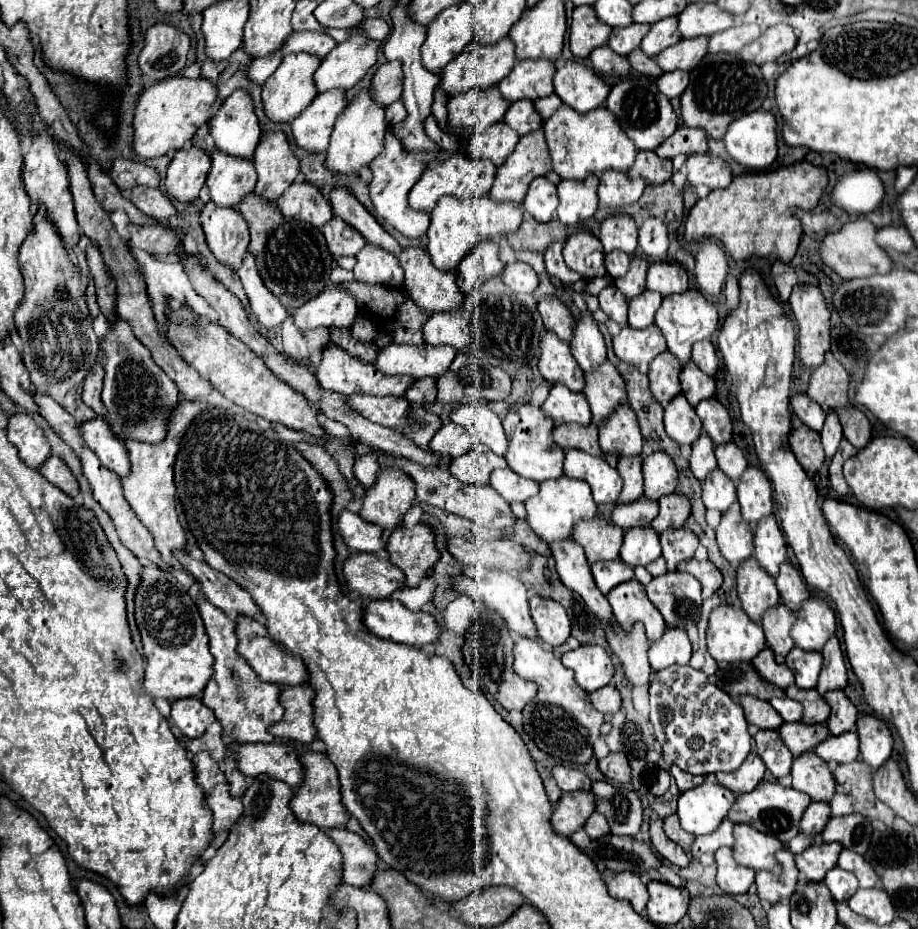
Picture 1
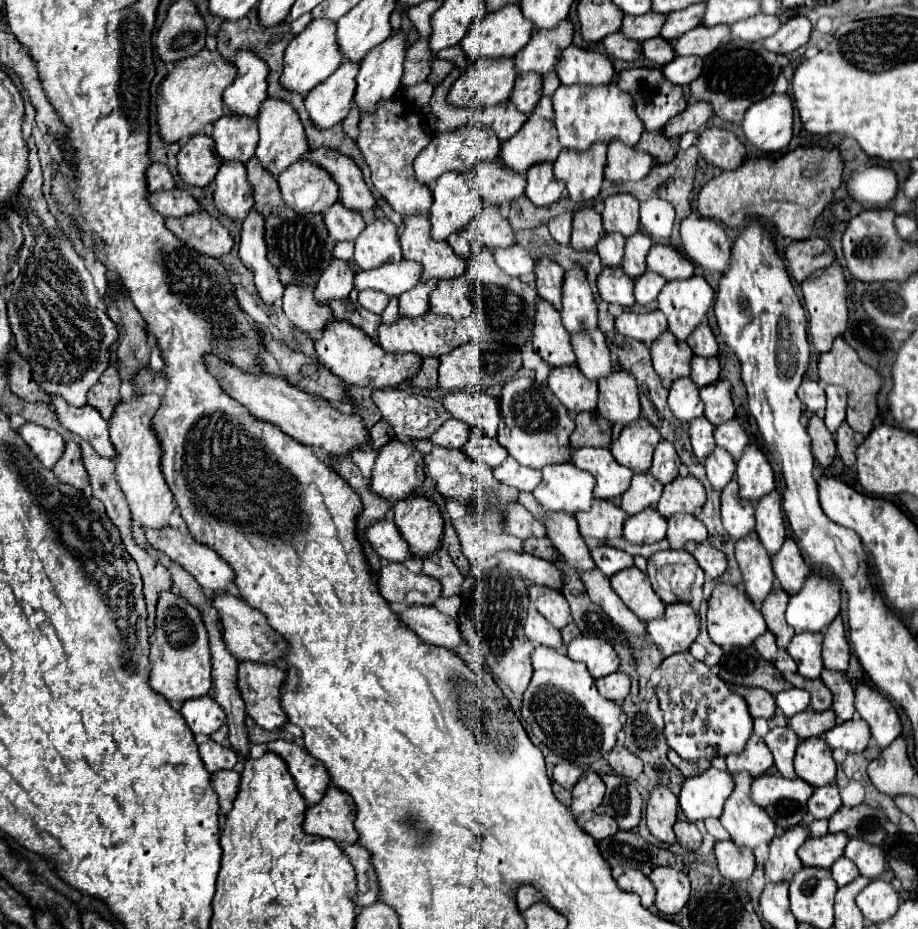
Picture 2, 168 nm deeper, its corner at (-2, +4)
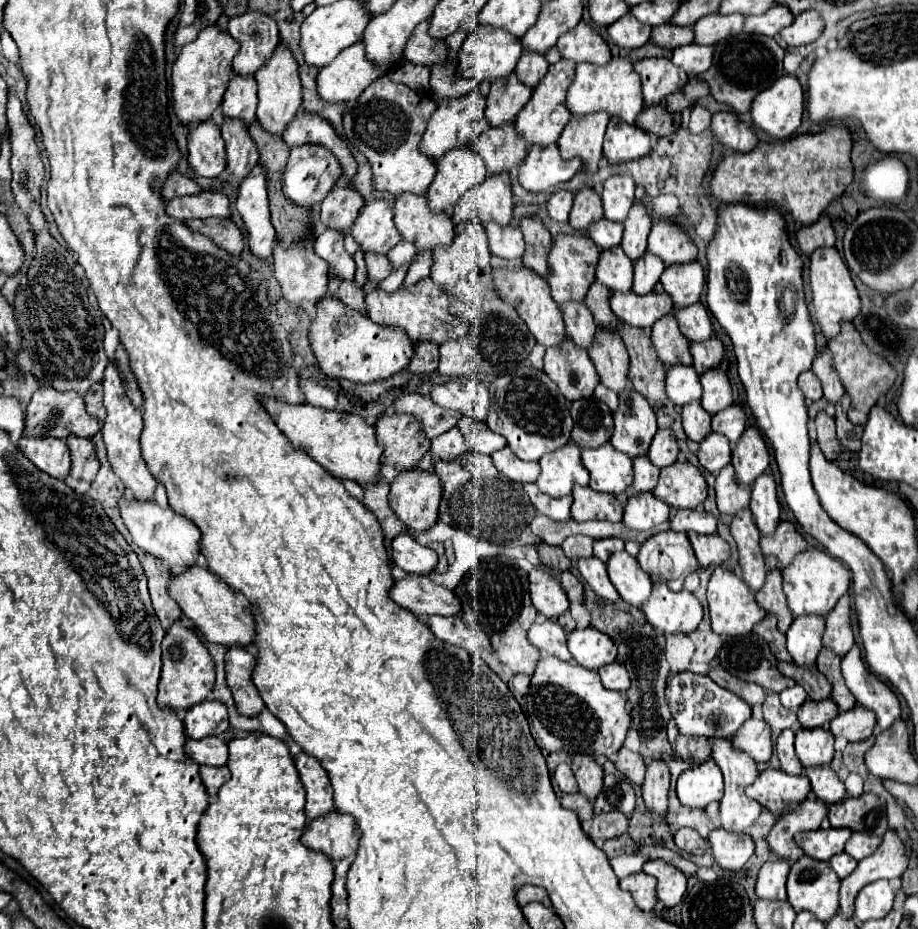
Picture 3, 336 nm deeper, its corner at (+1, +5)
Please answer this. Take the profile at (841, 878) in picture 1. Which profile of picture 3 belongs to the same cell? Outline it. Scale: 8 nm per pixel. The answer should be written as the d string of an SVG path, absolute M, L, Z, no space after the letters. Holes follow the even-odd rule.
M841 852L841 854L833 856L833 858L829 860L829 864L831 864L831 868L835 870L835 874L837 874L839 878L847 878L847 876L849 876L849 874L855 870L857 860L853 860L849 854Z

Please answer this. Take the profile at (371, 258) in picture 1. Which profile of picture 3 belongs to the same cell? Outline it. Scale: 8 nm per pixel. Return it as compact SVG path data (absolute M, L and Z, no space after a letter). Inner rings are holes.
M387 200L367 202L361 210L361 216L353 224L351 234L363 254L387 254L401 240L401 234L393 224L393 210Z

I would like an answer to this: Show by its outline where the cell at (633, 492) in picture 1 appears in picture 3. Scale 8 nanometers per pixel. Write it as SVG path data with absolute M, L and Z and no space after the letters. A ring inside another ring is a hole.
M627 388L619 394L619 410L613 414L613 420L615 420L615 430L611 436L613 448L617 452L627 454L629 458L645 456L657 432L655 414L649 402L633 388Z

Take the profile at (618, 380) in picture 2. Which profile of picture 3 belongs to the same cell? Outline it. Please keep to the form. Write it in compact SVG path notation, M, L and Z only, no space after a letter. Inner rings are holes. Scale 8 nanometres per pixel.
M599 328L595 342L589 348L589 358L595 364L603 386L617 394L625 390L629 374L629 356L623 340L617 334Z

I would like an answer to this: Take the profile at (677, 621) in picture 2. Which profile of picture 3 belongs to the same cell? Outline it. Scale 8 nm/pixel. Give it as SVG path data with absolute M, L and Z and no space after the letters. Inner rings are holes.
M653 584L653 594L643 606L647 622L663 634L691 634L703 618L699 600L687 592L671 592L665 584Z

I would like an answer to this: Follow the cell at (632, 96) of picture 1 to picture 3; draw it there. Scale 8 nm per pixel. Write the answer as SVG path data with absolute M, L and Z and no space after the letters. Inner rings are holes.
M645 58L635 62L635 72L641 76L645 106L659 106L669 94L681 90L689 76L671 64L667 58Z

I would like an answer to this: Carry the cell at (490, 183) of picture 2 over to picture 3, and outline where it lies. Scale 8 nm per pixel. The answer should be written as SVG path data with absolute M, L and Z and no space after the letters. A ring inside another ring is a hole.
M505 124L477 136L475 150L487 166L487 176L497 176L503 172L513 174L513 170L517 170L523 162L527 146L521 138L517 138L513 128L515 124Z

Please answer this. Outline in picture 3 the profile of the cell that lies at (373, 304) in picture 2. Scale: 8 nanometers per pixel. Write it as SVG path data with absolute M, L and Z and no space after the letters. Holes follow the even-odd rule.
M367 254L365 262L367 262L367 270L369 270L369 282L363 286L363 292L367 296L375 288L379 288L379 282L383 278L387 278L391 274L391 264L389 264L387 256L377 256L377 254L373 254L373 256Z

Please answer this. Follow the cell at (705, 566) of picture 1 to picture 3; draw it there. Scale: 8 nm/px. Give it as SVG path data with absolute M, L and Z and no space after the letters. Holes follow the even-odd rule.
M689 532L689 542L695 550L695 556L699 560L699 566L701 568L707 568L711 564L723 564L731 558L731 552L729 552L729 544L719 538L717 534L711 534L711 536L703 536L703 534L693 534Z

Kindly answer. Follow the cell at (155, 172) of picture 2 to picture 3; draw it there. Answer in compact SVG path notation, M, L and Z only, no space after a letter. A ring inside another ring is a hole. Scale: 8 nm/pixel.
M171 172L161 186L163 200L171 200L177 196L185 196L185 194L197 194L197 192L201 192L201 188L191 178L187 178L179 172Z

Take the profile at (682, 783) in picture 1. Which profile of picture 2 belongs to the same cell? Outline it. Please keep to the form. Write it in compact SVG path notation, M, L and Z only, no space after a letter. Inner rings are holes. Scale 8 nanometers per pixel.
M674 749L668 751L668 759L686 775L686 777L694 777L694 775L700 775L704 773L710 765L712 765L712 759L696 759L696 761L688 761L688 759L682 759Z

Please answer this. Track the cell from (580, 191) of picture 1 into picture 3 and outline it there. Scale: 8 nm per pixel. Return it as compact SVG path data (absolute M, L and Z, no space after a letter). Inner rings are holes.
M603 112L591 114L589 118L571 118L557 142L561 158L581 158L583 170L595 174L599 170L607 122L609 118Z

